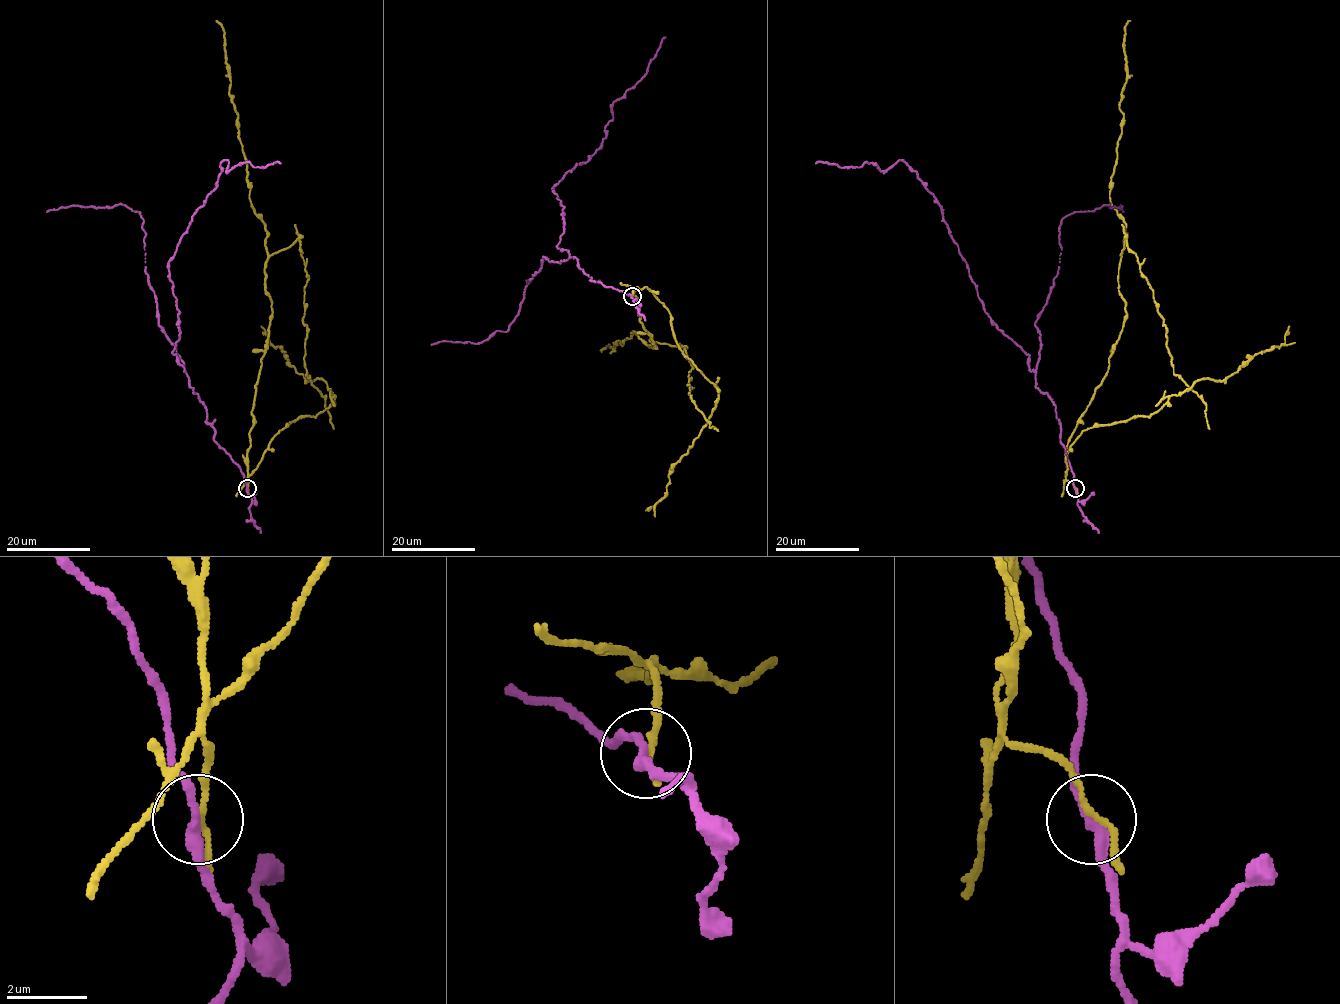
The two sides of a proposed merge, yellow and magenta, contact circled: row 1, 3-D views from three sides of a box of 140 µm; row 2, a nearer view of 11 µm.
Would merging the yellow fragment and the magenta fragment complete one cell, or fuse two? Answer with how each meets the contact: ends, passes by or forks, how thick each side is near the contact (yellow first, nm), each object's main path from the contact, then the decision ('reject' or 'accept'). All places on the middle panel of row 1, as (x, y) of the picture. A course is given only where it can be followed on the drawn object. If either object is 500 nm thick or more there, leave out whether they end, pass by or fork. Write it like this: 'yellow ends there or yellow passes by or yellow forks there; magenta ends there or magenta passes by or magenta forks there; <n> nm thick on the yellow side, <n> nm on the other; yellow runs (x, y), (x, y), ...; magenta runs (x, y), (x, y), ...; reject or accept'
yellow passes by; magenta passes by; 140 nm thick on the yellow side, 260 nm on the other; yellow runs (631, 296), (632, 286), (640, 321), (656, 348), (649, 340), (685, 348), (693, 367), (691, 401), (717, 431); magenta runs (631, 296), (590, 279), (557, 247), (563, 207), (553, 188), (600, 147), (611, 104), (647, 73), (665, 37); reject

